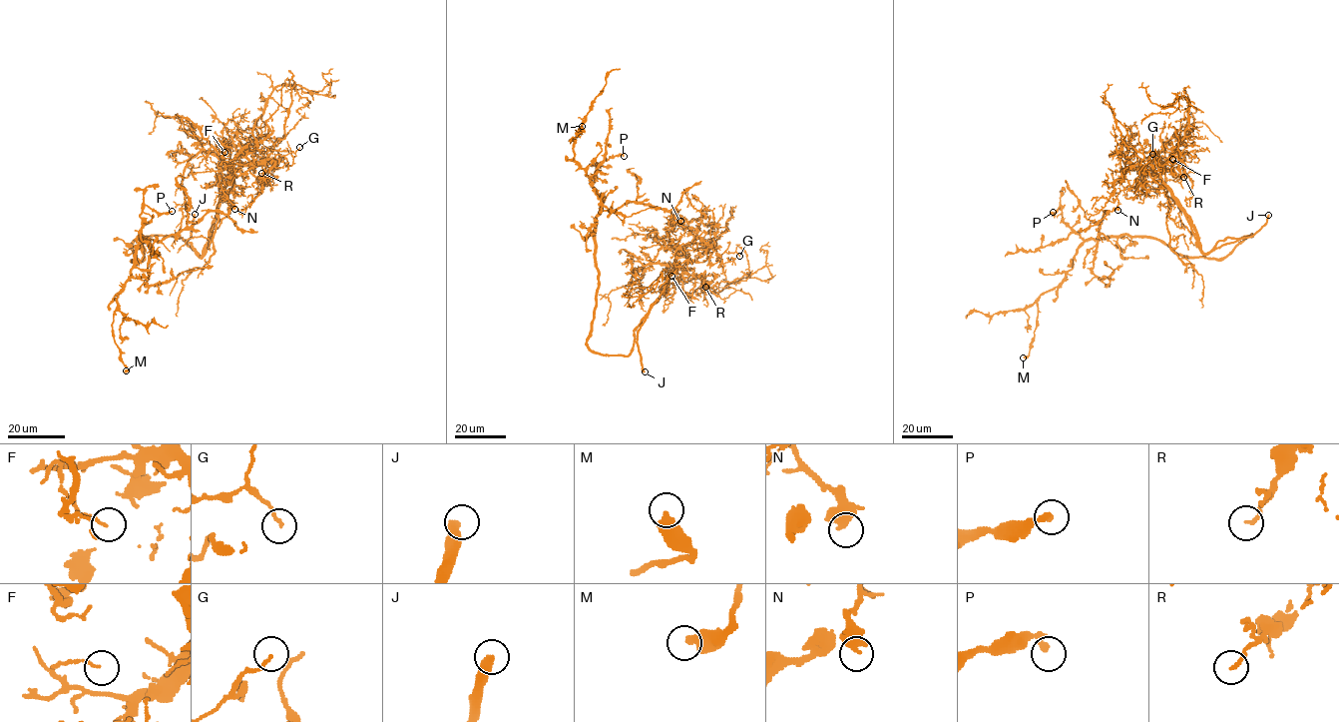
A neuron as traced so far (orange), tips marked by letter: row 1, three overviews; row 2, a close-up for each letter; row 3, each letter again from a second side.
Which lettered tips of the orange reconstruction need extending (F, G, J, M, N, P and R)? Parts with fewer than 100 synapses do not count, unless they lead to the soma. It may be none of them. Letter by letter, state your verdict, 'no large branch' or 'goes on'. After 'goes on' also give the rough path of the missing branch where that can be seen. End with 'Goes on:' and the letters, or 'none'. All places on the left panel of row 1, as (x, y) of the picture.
F: no large branch
G: no large branch
J: goes on; missing branch runs (195, 214), (215, 184), (236, 160), (278, 139), (319, 135), (348, 115), (376, 79), (375, 83)
M: no large branch
N: no large branch
P: no large branch
R: no large branch
Goes on: J

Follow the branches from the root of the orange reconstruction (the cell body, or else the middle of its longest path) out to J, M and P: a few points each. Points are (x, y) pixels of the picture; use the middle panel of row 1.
J: (607, 355), (627, 356), (633, 346), (634, 329), (644, 319), (638, 345), (645, 371)
M: (607, 355), (587, 344), (601, 196), (574, 160), (569, 141), (582, 126)
P: (607, 355), (595, 354), (587, 344), (598, 287), (595, 231), (601, 201), (592, 183), (594, 165), (624, 156)

